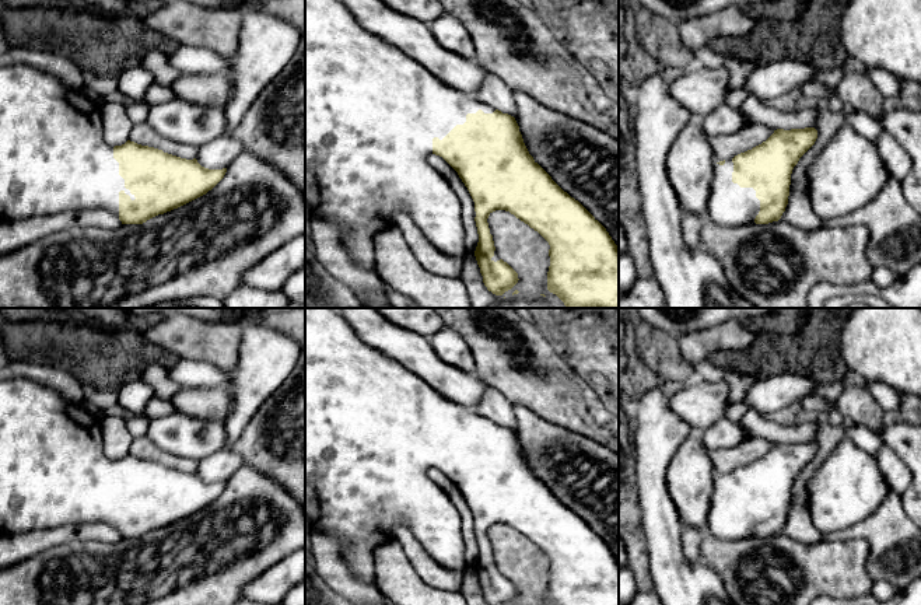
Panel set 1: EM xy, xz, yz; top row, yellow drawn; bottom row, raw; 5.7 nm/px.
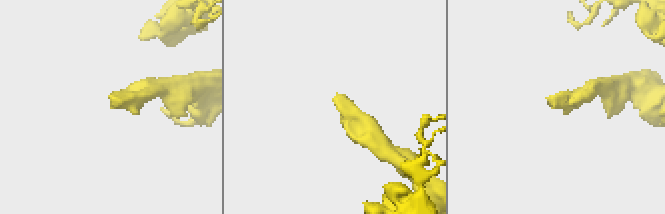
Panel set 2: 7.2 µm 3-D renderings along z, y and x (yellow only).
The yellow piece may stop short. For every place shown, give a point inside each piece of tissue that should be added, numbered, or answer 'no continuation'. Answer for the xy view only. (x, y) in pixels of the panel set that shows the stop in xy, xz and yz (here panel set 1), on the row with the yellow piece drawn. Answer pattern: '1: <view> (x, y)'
1: xy (53, 157)

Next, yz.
1: yz (729, 205)

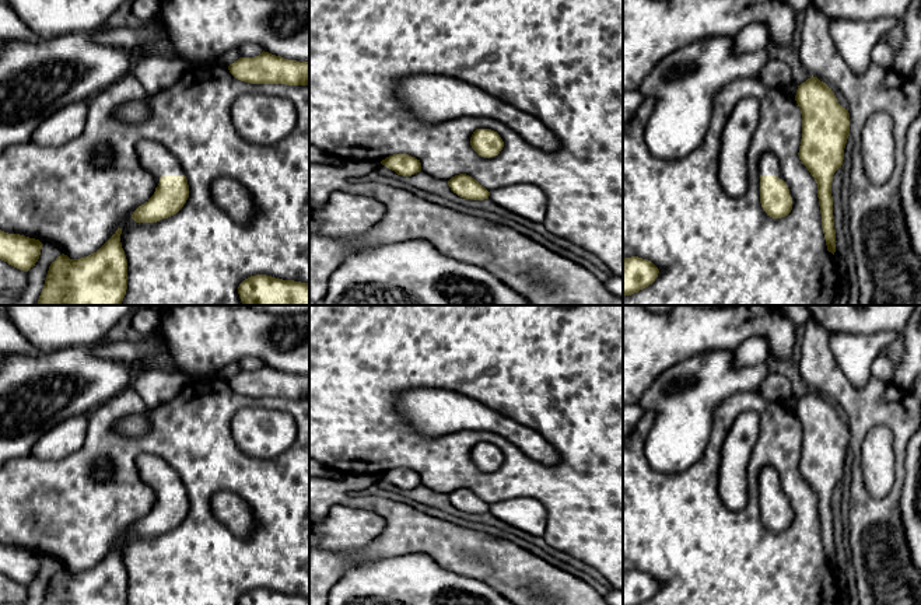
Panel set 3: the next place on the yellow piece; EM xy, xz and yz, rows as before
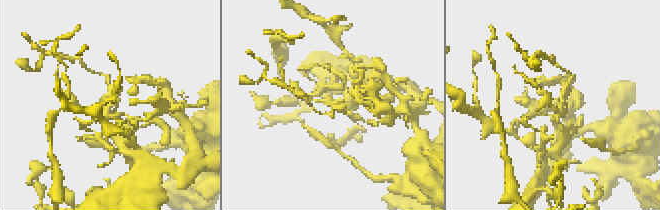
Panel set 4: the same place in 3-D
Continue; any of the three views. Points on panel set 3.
1: xy (154, 157)

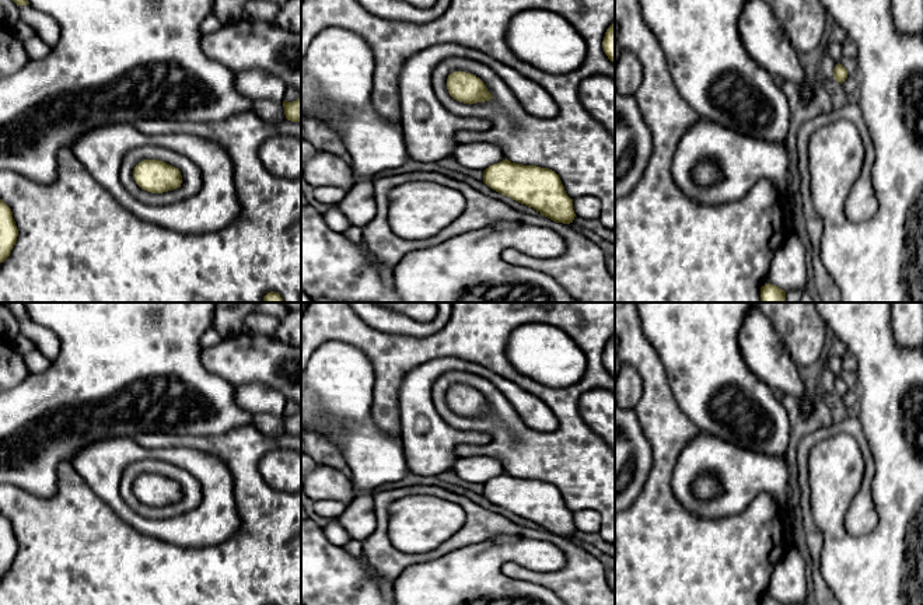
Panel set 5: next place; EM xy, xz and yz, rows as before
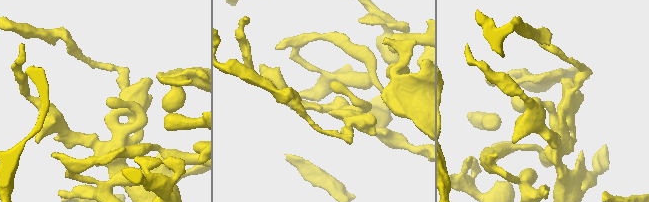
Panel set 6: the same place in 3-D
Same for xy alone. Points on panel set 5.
no continuation

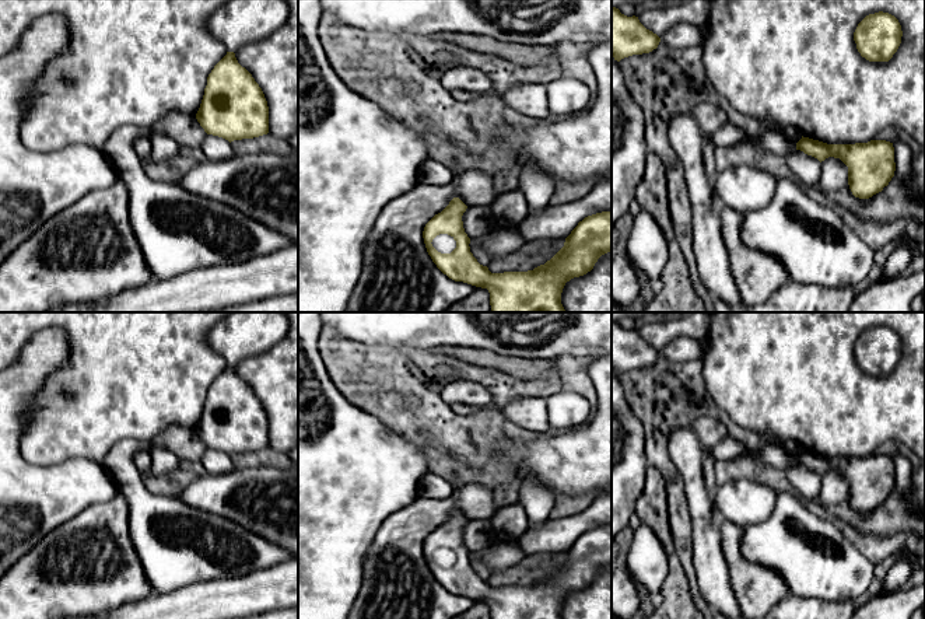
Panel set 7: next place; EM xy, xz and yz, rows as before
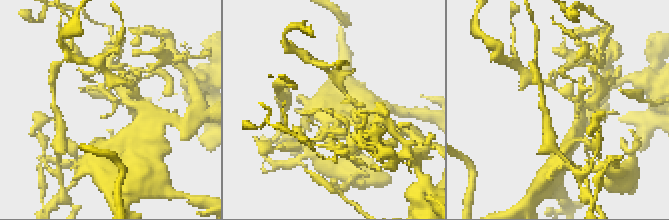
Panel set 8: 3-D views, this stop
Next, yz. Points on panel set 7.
1: yz (774, 142)

